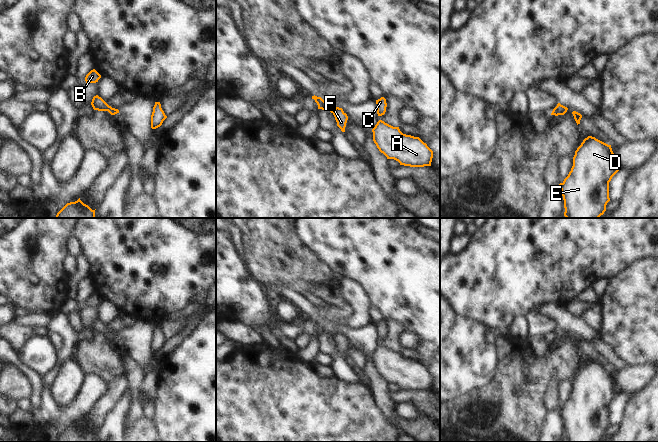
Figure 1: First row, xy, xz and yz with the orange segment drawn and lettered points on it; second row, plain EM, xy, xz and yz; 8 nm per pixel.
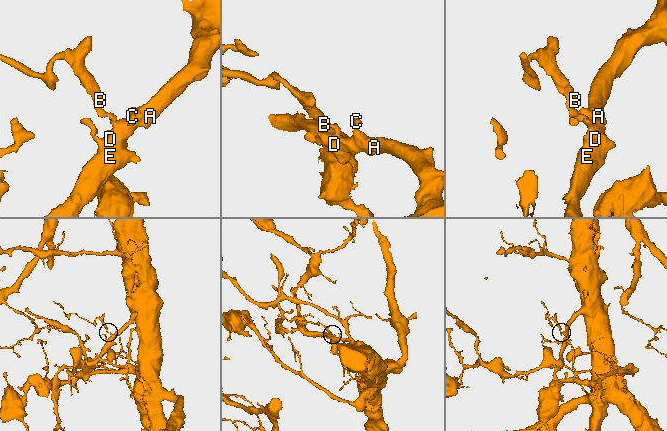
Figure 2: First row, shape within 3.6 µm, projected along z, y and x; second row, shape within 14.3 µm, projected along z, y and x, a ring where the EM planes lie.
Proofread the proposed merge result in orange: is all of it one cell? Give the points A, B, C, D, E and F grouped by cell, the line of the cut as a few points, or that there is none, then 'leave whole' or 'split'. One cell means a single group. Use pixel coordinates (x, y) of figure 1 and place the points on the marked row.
groups A B C D E F; cut none; leave whole

